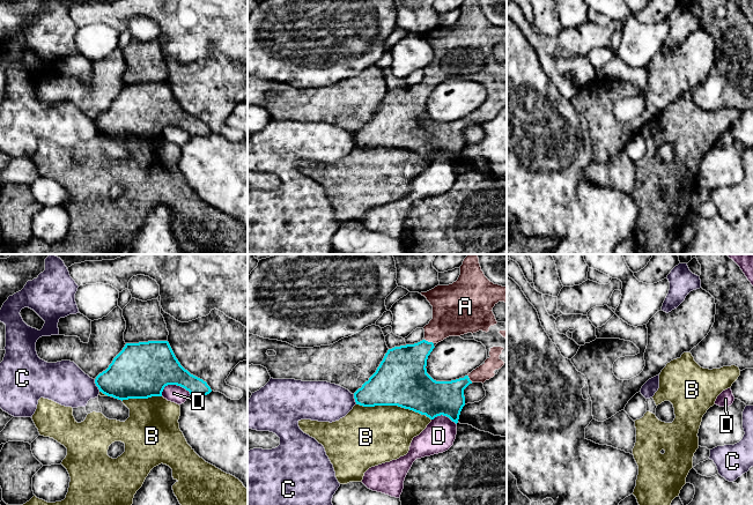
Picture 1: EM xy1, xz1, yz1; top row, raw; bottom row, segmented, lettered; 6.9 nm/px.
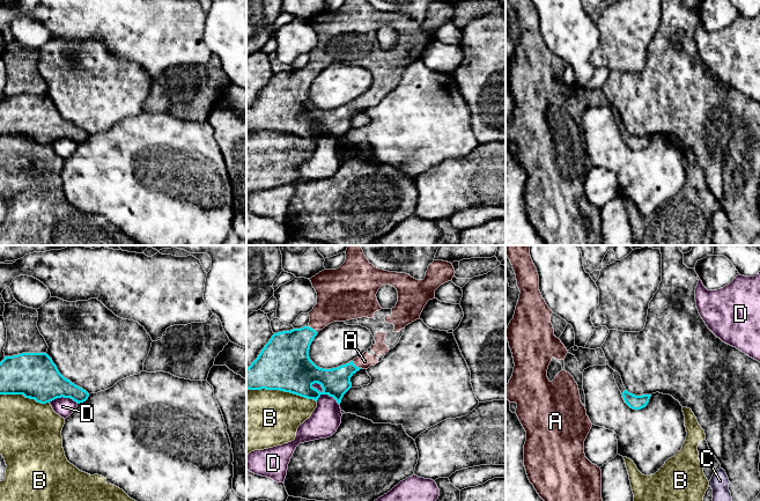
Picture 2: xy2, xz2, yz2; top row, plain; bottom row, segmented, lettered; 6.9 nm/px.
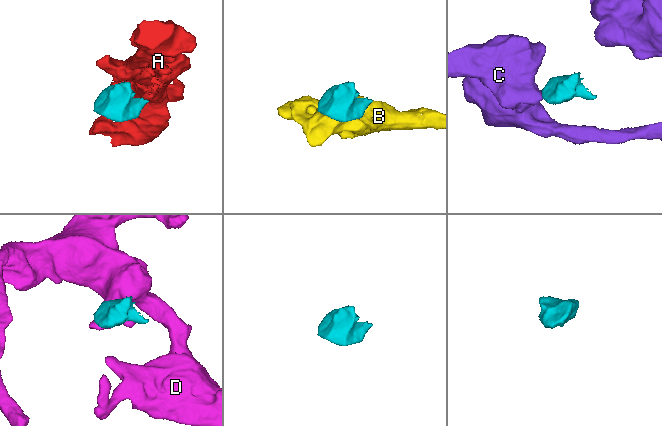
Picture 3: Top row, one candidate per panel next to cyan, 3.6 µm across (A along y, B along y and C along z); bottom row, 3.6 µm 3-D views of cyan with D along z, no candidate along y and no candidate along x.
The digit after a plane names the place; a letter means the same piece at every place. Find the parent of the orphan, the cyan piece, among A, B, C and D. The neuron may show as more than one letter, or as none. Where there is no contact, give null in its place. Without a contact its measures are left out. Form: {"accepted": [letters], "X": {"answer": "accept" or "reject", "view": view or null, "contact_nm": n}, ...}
{"accepted": ["A"], "A": {"answer": "accept", "view": "xz2", "contact_nm": 90}, "B": {"answer": "reject", "view": "xz1", "contact_nm": 550}, "C": {"answer": "reject", "view": "xy1", "contact_nm": 100}, "D": {"answer": "reject", "view": "xz2", "contact_nm": 240}}

